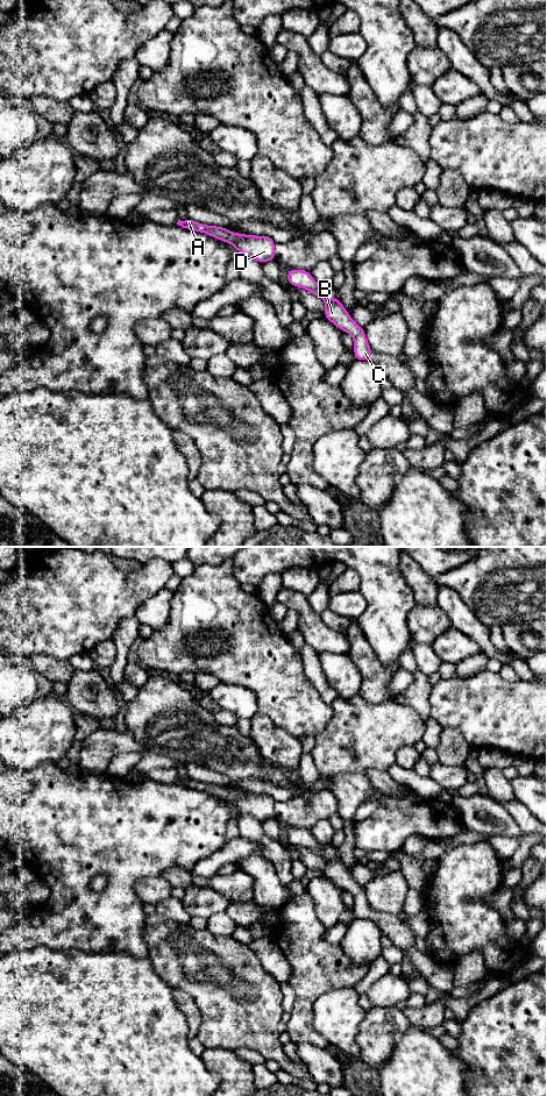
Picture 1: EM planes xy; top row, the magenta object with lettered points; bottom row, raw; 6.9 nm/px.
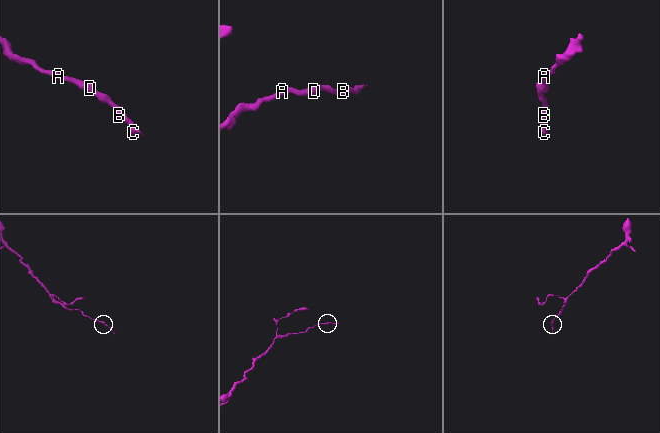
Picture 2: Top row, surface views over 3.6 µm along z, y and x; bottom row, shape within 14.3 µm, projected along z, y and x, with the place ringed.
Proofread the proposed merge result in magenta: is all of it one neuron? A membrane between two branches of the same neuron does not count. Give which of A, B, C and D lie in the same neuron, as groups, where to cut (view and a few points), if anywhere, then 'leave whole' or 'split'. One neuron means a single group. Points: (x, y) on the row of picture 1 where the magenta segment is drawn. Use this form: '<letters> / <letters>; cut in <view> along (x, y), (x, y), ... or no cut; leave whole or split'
A B C D; no cut; leave whole

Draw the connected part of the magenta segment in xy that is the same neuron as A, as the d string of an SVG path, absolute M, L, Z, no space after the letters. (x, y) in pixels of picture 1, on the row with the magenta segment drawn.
M189 216L184 221L178 219L177 225L185 229L204 233L220 241L230 243L236 248L239 254L246 254L261 264L268 261L276 262L274 254L276 242L267 235L255 236L233 233L226 227L207 226L193 221Z

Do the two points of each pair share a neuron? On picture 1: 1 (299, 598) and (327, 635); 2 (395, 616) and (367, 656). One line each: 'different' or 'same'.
1: same
2: different

